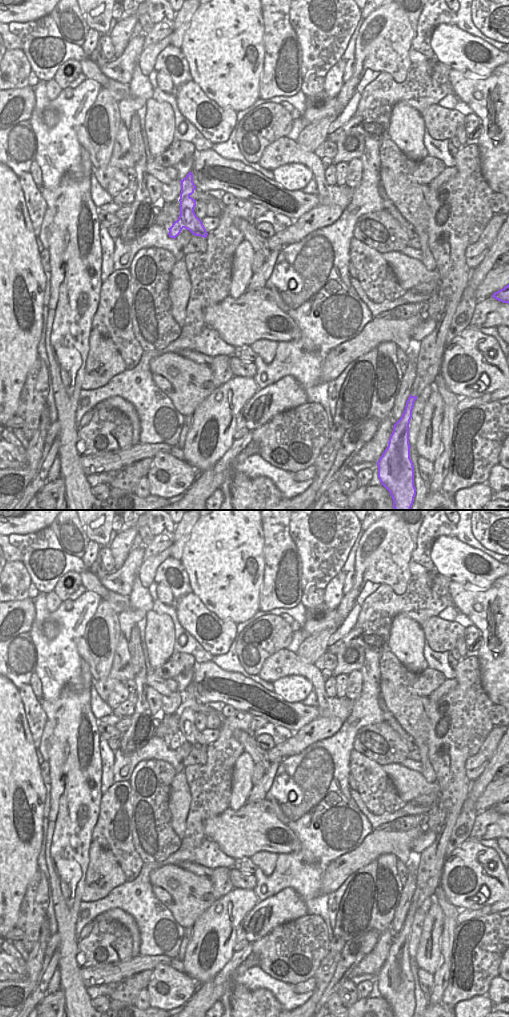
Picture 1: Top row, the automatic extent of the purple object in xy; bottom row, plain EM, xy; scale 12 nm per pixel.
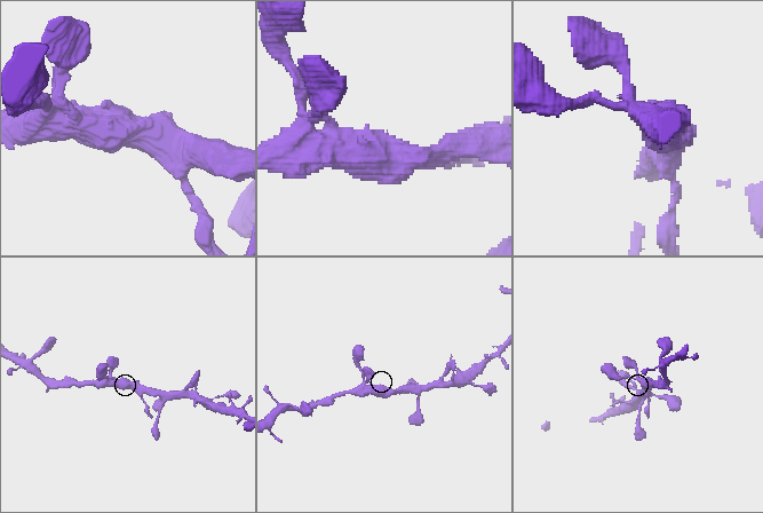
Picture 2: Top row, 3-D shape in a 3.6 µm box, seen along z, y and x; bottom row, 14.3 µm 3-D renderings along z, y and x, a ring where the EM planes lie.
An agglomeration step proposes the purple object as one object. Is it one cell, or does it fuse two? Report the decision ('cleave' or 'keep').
keep

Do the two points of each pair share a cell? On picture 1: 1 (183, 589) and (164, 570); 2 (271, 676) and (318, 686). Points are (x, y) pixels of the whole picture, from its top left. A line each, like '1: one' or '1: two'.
1: one
2: one

